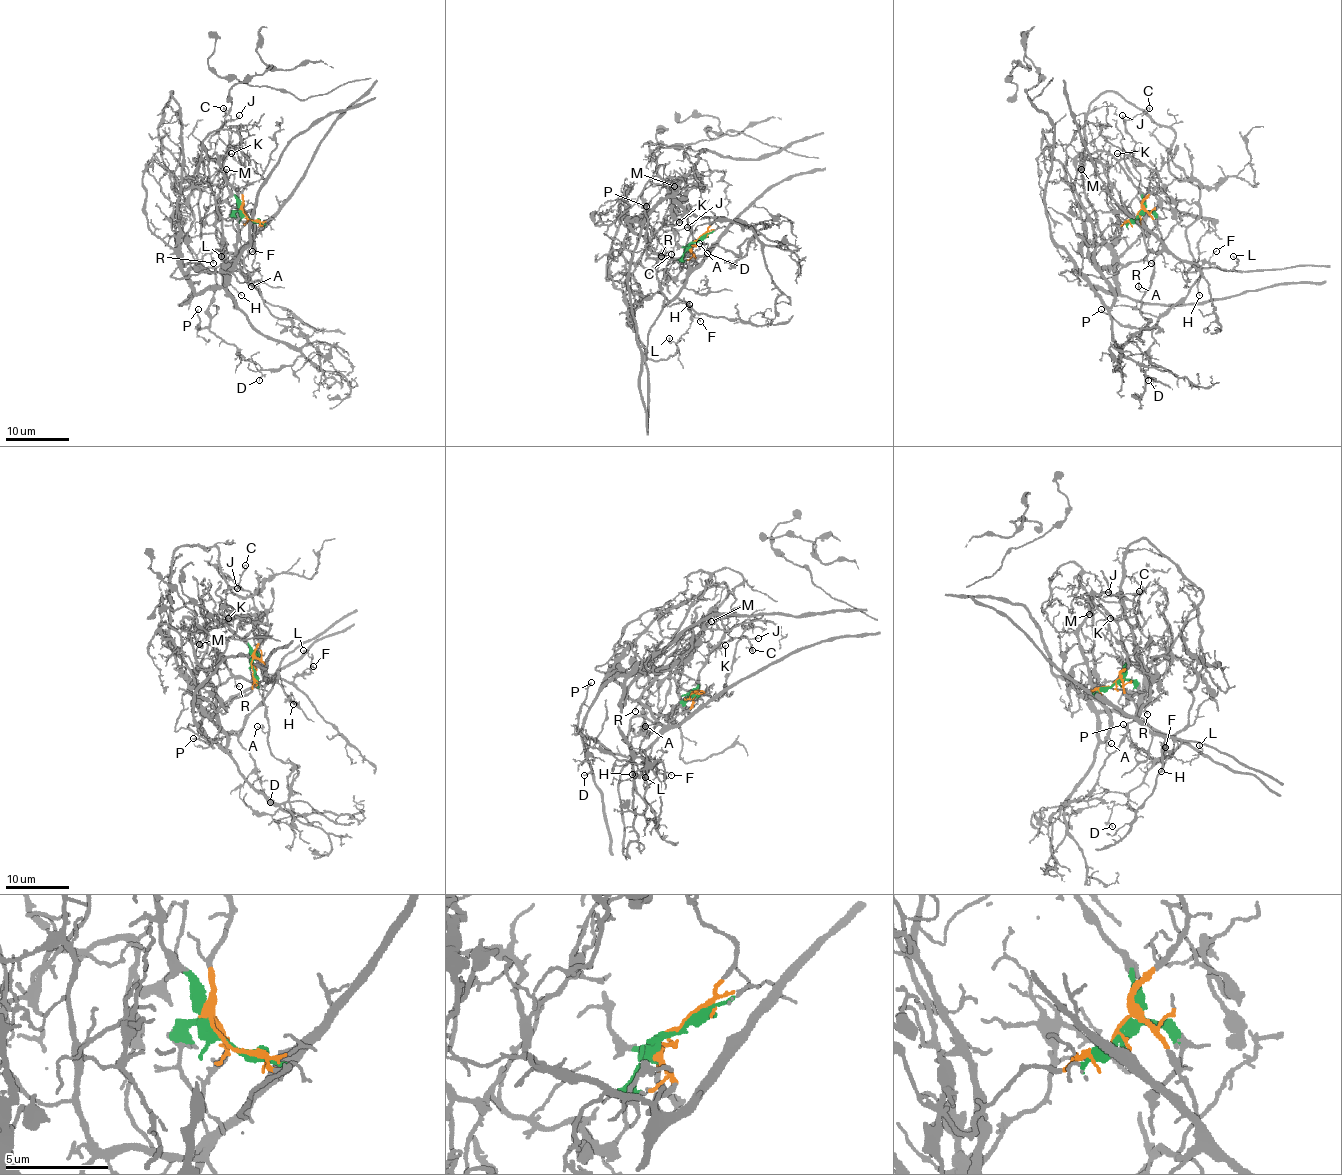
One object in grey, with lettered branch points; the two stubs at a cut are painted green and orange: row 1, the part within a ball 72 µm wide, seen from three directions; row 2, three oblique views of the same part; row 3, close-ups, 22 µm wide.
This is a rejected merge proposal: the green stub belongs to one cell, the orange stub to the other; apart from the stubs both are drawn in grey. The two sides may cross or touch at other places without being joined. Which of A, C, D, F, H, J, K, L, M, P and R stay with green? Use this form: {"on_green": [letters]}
{"on_green": ["C", "J", "K", "M"]}

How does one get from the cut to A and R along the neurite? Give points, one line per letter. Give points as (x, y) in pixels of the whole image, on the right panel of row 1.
A: (1137, 215), (1145, 210), (1159, 231), (1161, 242), (1151, 286), (1147, 290), (1139, 290), (1139, 286)
R: (1137, 215), (1143, 209), (1159, 231), (1161, 249), (1147, 255), (1151, 263)

